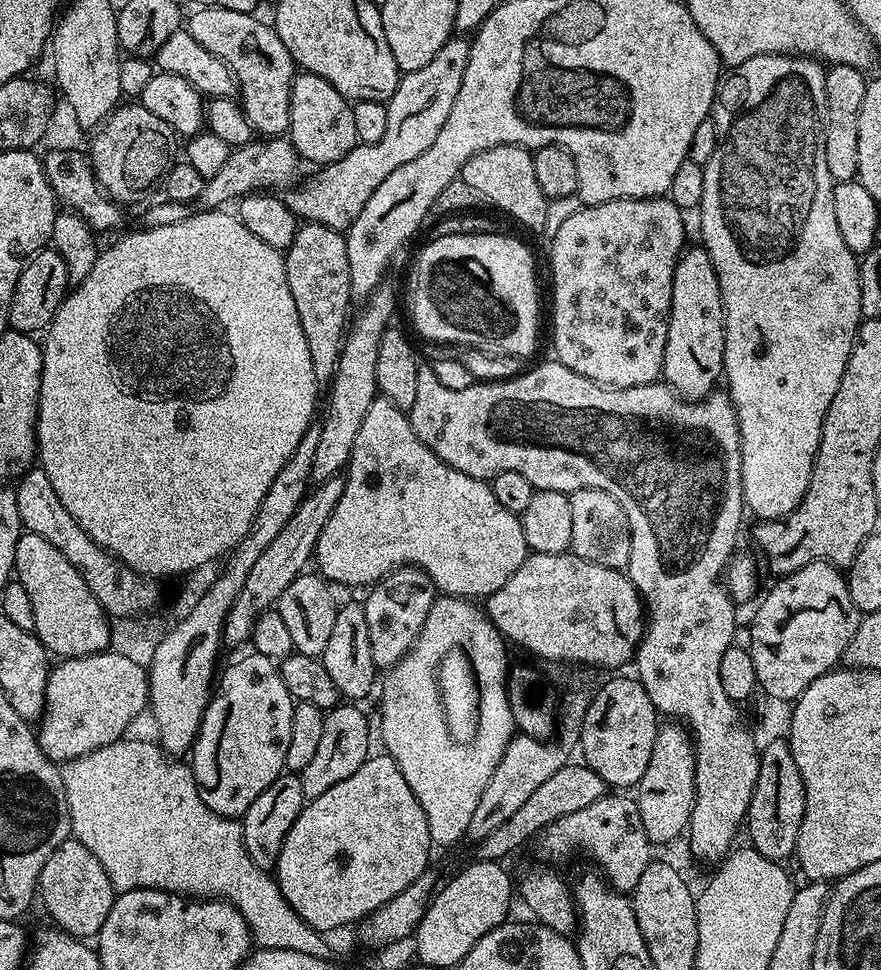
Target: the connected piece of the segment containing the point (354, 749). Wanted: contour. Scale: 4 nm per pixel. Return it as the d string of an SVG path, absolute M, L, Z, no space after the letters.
M341 702L325 715L322 726L322 739L318 742L318 751L310 766L299 773L302 782L302 790L308 800L318 798L330 790L330 786L338 786L345 778L350 778L358 766L368 761L370 749L368 749L368 720L364 712L352 702Z

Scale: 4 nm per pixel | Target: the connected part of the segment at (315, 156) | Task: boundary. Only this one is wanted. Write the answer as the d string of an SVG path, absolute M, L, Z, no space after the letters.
M301 71L292 79L290 90L290 122L288 123L287 139L291 140L294 150L300 155L301 161L308 160L312 166L333 164L350 150L358 141L354 130L354 114L352 104L326 78L318 78L318 74Z

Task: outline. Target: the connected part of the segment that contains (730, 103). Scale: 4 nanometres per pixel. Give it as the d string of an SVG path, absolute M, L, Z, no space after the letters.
M779 52L758 54L746 62L735 65L729 71L732 73L729 76L727 73L721 79L710 117L718 130L718 146L714 146L714 154L710 154L710 158L704 163L705 185L702 186L702 202L698 209L700 236L704 239L701 240L702 246L714 262L714 274L718 274L718 286L722 294L724 329L726 330L723 379L726 384L728 380L726 391L732 399L738 418L744 507L751 515L753 512L754 515L760 516L756 518L761 521L782 520L802 502L812 477L812 467L822 438L826 410L830 410L830 402L834 402L834 394L838 394L838 382L842 382L842 374L846 370L846 362L850 358L850 350L856 341L856 332L860 328L862 319L858 290L860 277L858 256L850 250L850 246L846 246L838 230L838 218L834 218L834 194L832 193L834 181L830 170L826 170L825 71L825 65L821 61L811 58L785 56Z

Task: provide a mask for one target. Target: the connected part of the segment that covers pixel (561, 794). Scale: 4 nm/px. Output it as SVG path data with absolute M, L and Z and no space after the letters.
M570 762L562 770L558 770L553 777L546 778L546 781L542 782L529 798L526 798L525 805L512 818L480 840L475 845L475 857L479 860L503 861L506 859L504 857L524 845L532 834L537 835L543 831L544 826L552 824L558 817L586 809L592 802L604 796L607 790L608 785L600 775L593 772L591 767L578 762Z

